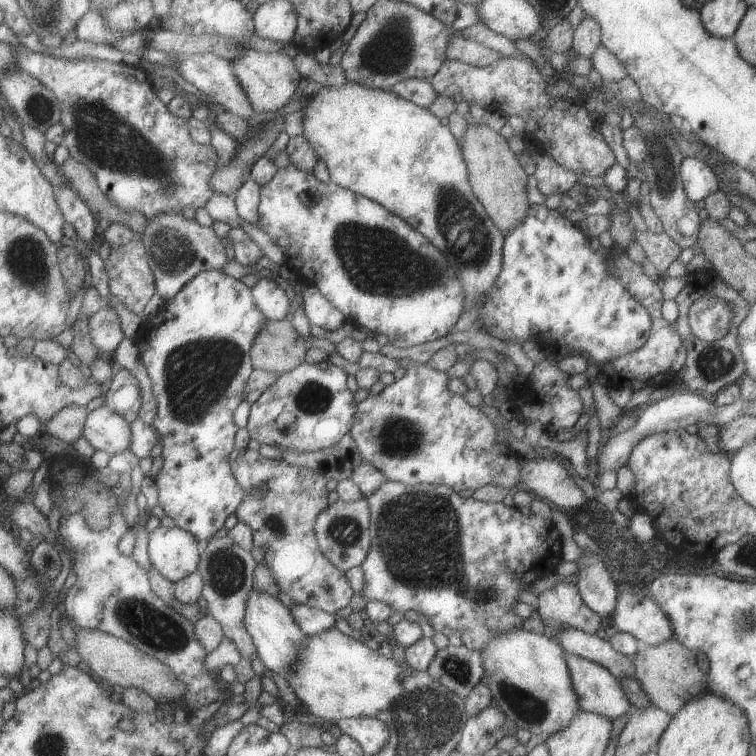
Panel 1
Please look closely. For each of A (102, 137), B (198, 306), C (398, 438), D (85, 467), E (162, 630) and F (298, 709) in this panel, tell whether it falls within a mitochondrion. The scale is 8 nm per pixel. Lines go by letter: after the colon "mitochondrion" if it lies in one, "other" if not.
A: mitochondrion
B: other
C: mitochondrion
D: other
E: mitochondrion
F: other

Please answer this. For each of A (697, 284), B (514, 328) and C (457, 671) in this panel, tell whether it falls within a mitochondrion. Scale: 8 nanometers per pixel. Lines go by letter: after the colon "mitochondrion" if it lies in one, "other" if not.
A: other
B: other
C: mitochondrion

